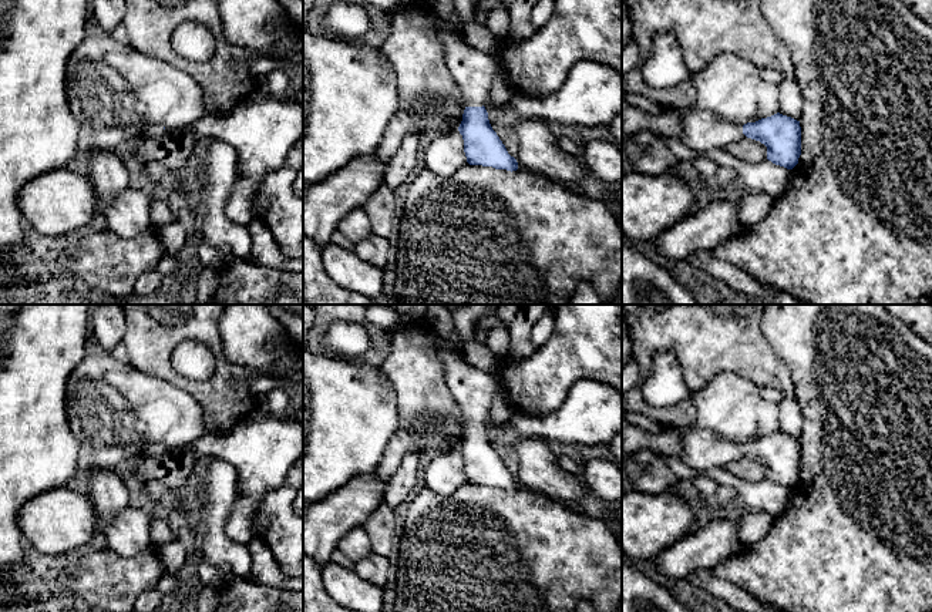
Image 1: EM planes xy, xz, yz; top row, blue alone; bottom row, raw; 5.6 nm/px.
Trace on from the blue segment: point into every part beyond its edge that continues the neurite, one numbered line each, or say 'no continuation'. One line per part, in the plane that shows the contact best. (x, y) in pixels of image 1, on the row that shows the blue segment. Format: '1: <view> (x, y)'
1: xz (474, 71)

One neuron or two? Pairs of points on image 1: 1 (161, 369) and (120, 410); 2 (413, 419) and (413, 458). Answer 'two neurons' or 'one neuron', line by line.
1: two neurons
2: two neurons

